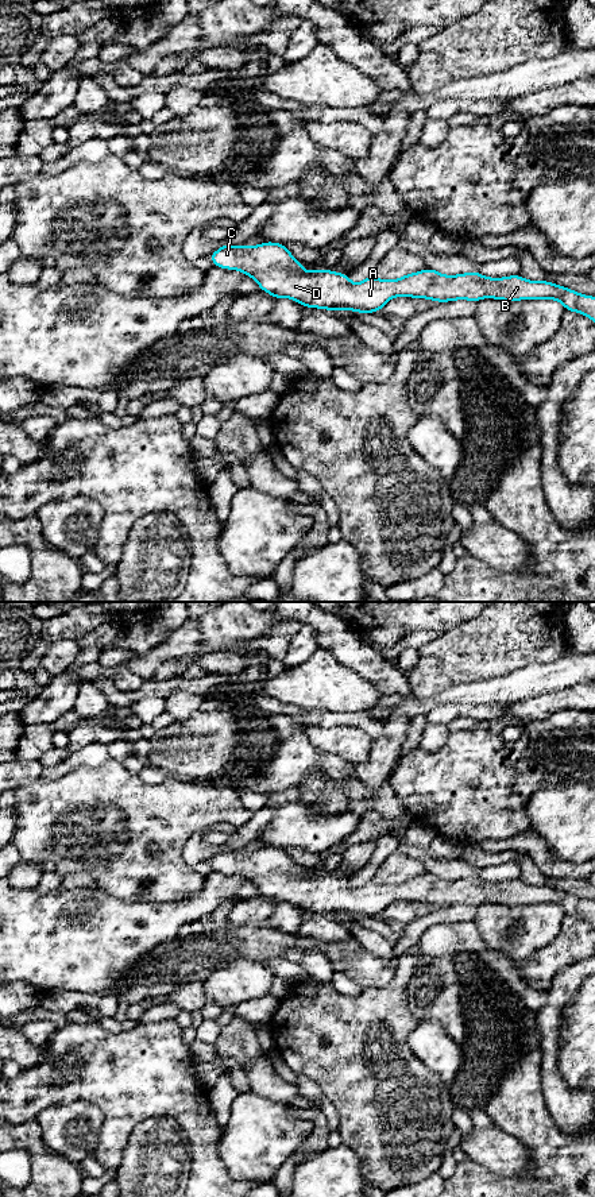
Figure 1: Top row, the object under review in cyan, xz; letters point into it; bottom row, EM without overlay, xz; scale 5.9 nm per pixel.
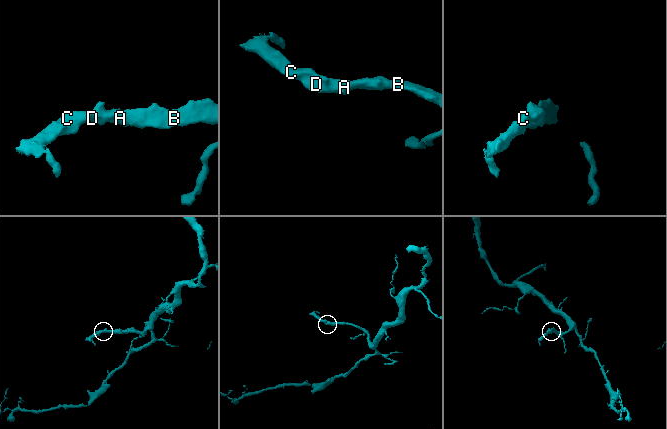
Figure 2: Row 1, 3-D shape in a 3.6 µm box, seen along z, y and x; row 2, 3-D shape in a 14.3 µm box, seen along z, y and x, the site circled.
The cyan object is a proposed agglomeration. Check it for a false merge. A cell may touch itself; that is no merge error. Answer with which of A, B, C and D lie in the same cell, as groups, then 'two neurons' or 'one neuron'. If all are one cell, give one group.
groups A B C D; one neuron

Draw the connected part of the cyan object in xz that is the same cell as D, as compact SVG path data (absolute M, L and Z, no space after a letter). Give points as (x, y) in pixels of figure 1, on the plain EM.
M282 847L258 850L223 849L209 860L215 870L237 874L254 883L259 893L279 903L291 903L305 912L374 918L394 901L426 903L436 907L482 903L556 904L567 916L577 916L595 927L595 901L546 885L529 885L521 880L490 883L476 876L444 880L433 873L403 880L398 884L367 881L352 888L349 879L333 874L305 876Z

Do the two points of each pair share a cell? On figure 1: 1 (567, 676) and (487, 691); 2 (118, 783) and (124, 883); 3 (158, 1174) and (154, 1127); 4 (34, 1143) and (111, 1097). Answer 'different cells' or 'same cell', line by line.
1: same cell
2: same cell
3: same cell
4: different cells

